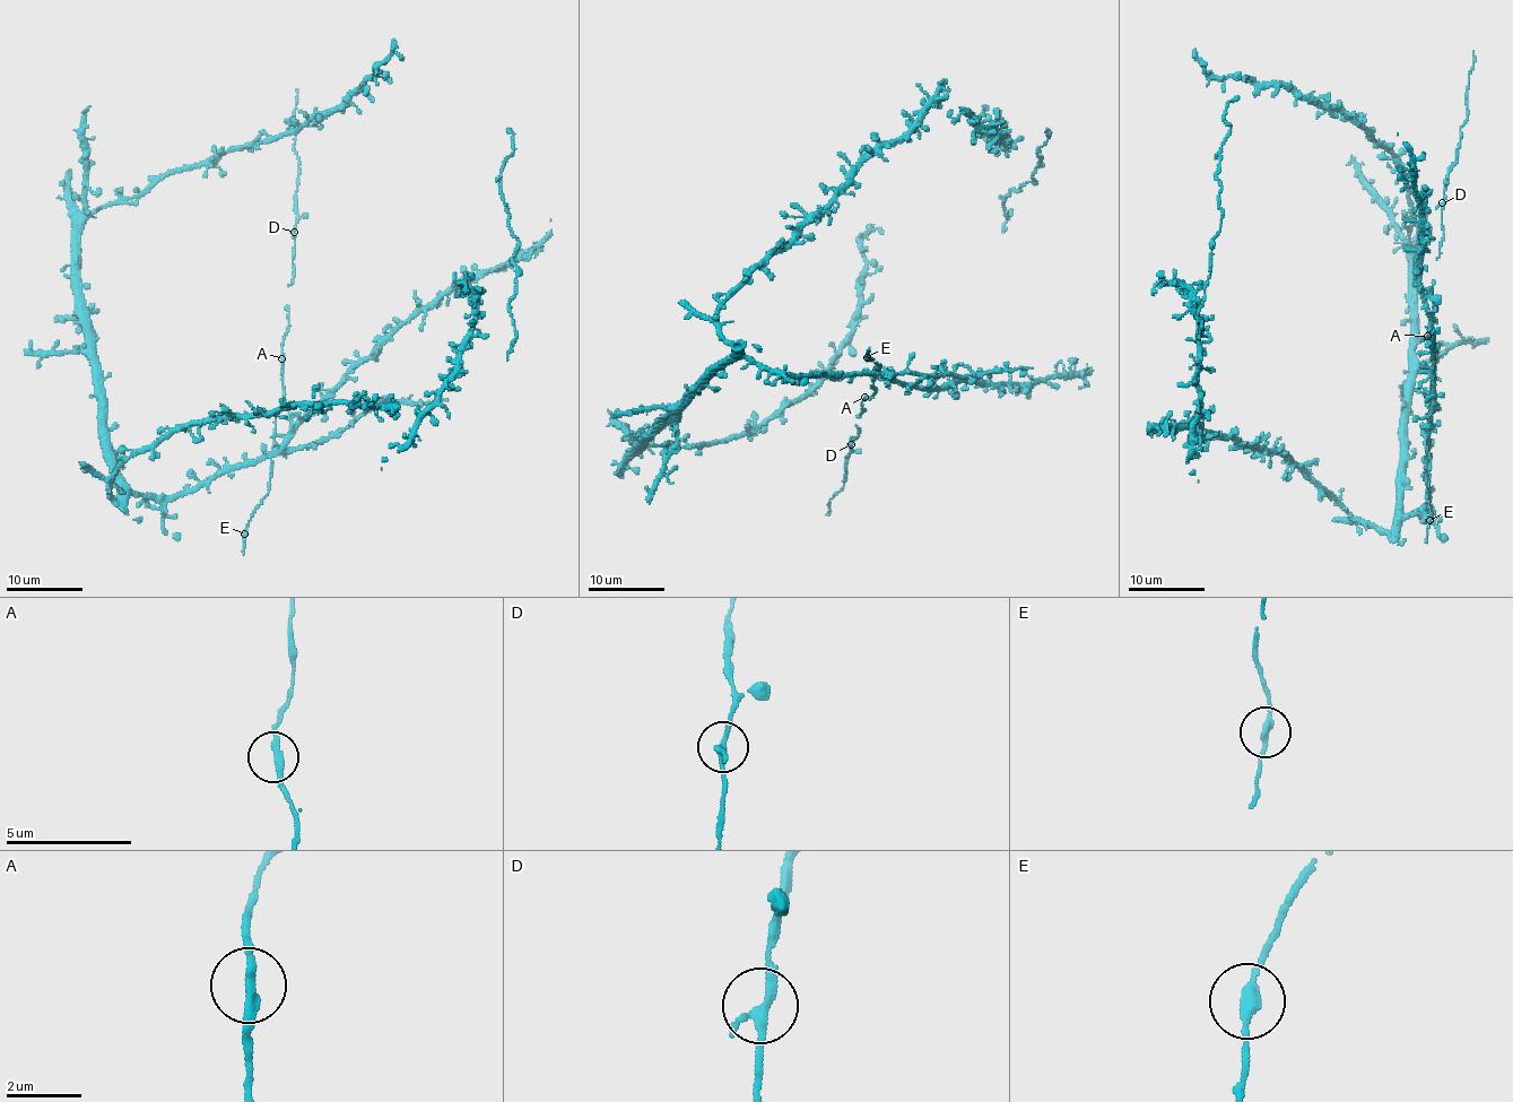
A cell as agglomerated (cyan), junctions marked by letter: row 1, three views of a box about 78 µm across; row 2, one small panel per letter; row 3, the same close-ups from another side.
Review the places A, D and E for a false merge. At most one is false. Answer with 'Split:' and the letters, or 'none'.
Split: none

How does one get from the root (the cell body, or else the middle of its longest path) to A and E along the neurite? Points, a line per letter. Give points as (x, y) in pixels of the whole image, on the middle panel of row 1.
A: (718, 310), (719, 336), (745, 357), (781, 373), (870, 373), (876, 376), (870, 388), (876, 388), (864, 397)
E: (718, 310), (719, 336), (738, 345), (745, 357), (781, 373), (862, 374), (881, 366), (867, 357)

